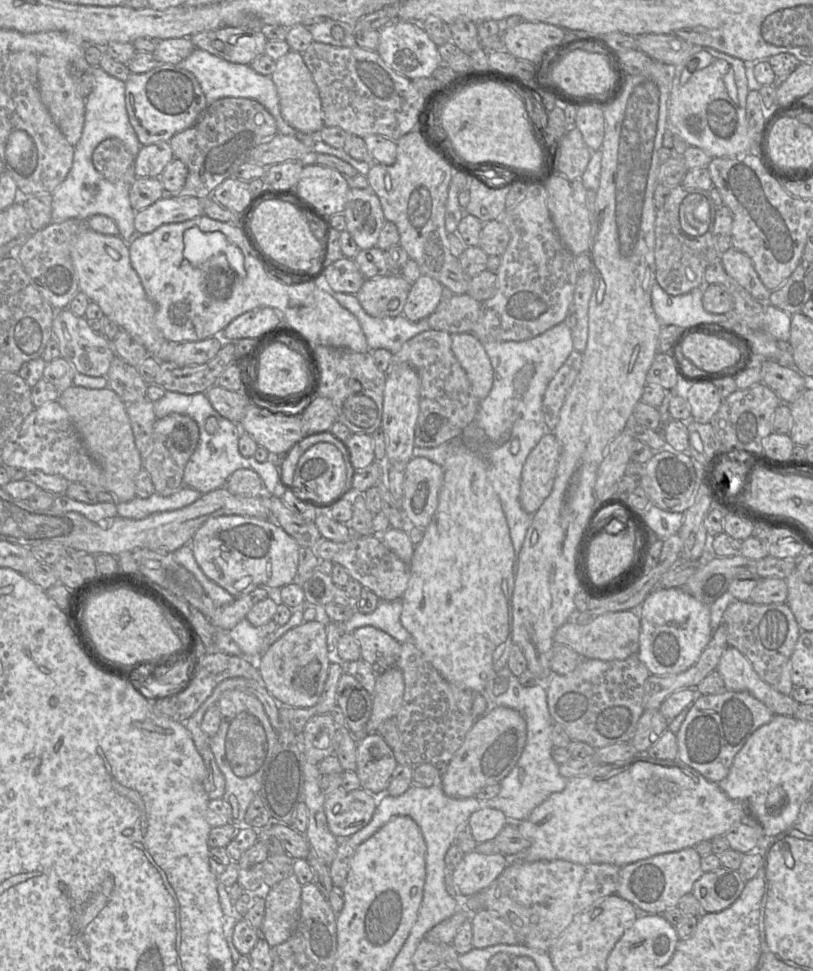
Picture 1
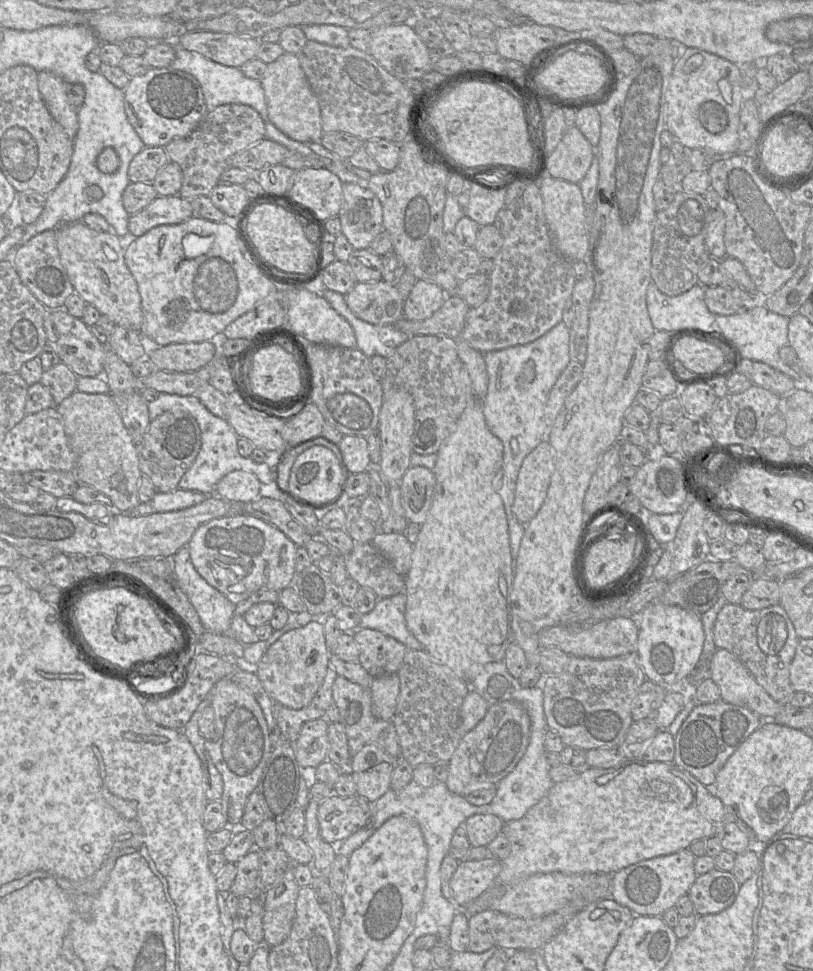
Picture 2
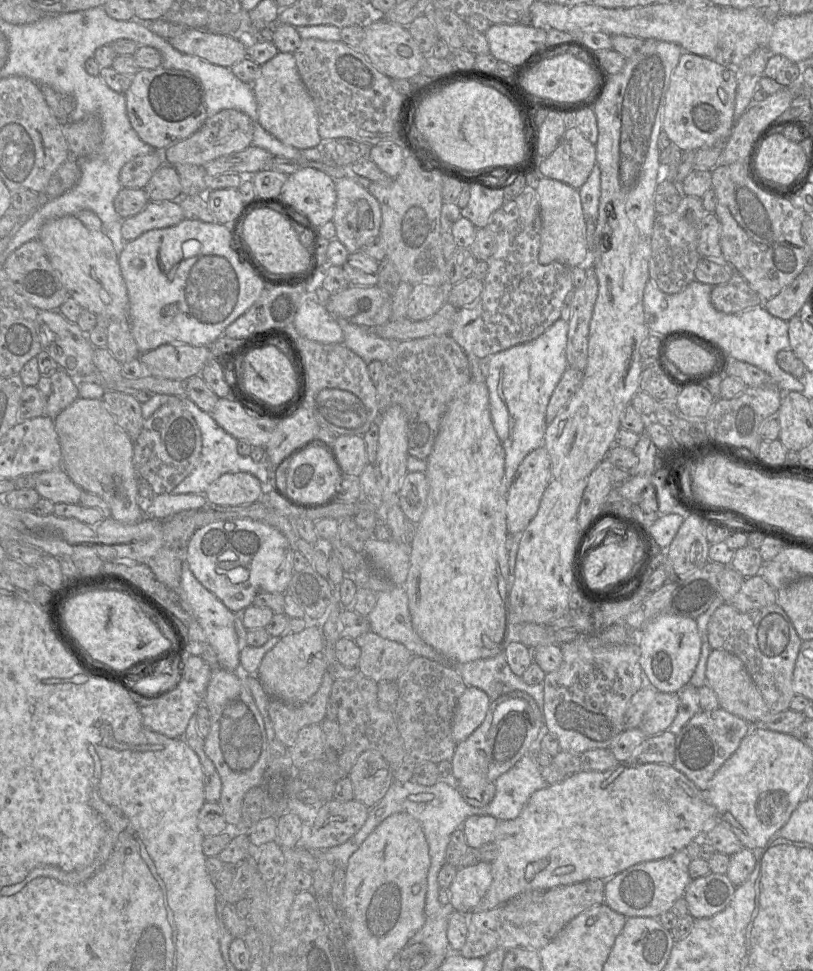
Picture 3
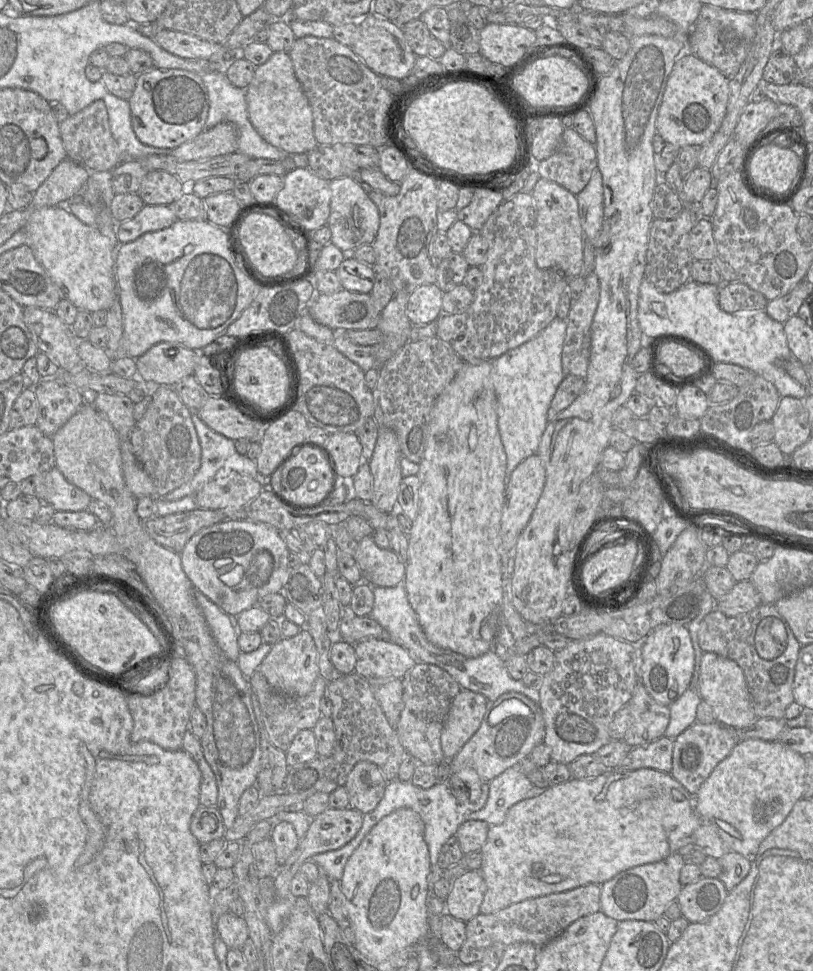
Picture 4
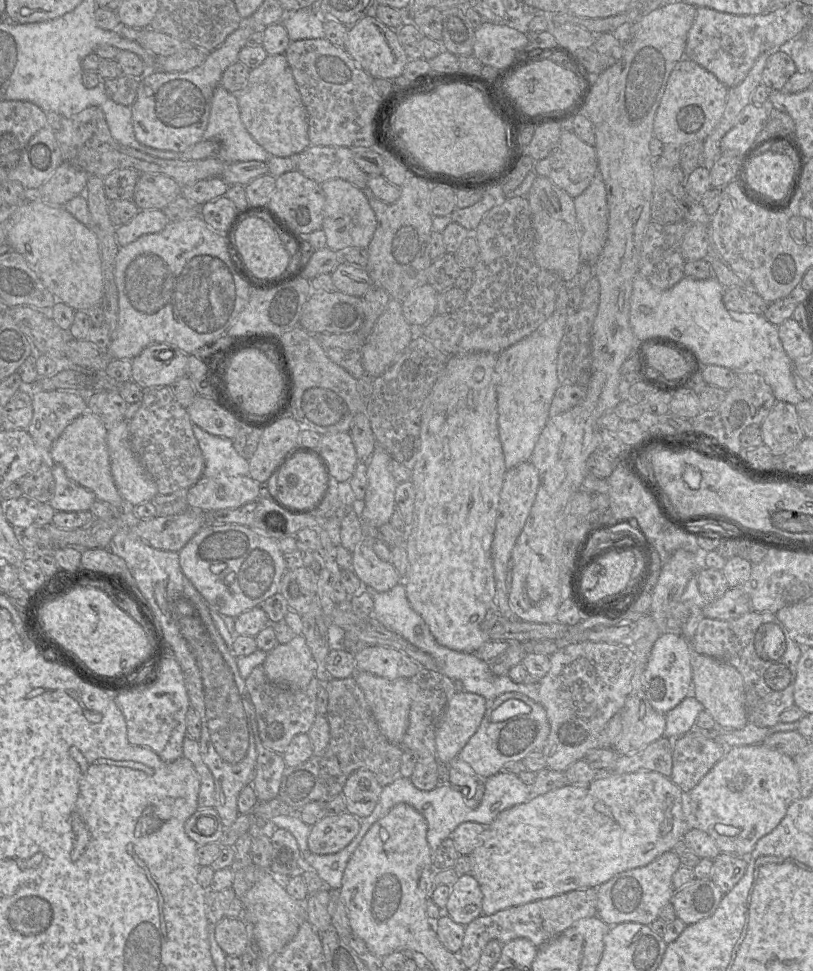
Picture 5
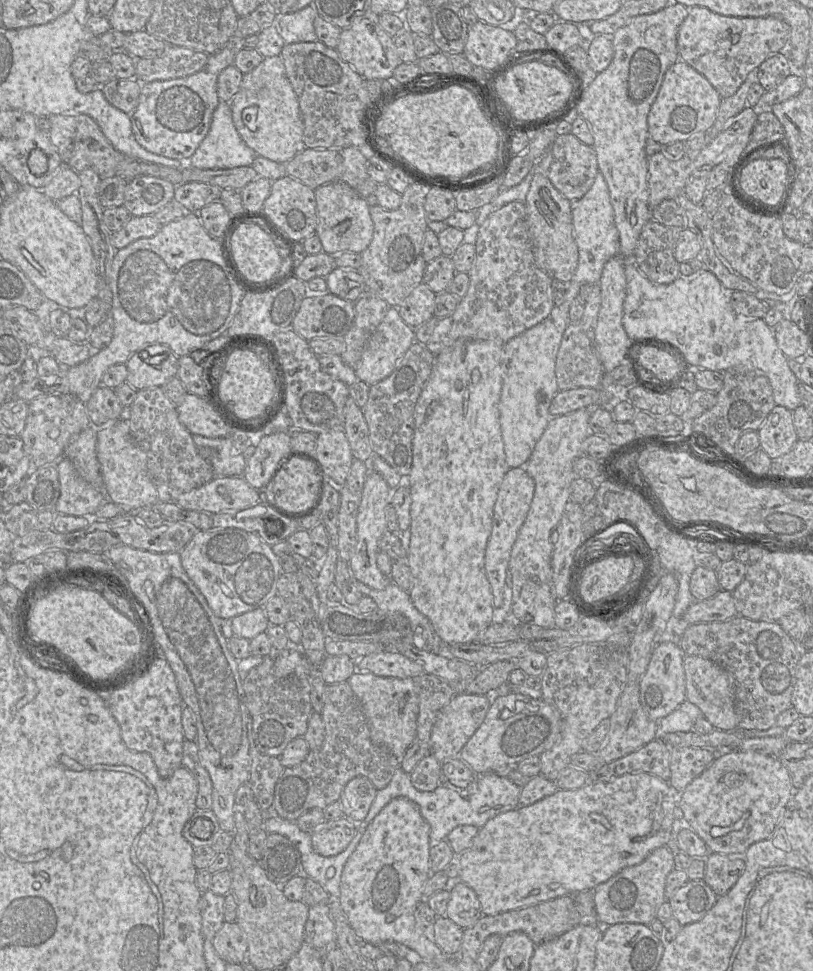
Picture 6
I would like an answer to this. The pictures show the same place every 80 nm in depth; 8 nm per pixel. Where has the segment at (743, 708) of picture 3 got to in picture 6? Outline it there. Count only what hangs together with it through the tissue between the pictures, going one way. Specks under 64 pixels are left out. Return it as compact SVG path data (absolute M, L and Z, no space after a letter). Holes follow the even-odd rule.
M685 655L686 699L696 705L715 729L735 731L738 727L734 709L735 680L733 675L717 663L694 655Z

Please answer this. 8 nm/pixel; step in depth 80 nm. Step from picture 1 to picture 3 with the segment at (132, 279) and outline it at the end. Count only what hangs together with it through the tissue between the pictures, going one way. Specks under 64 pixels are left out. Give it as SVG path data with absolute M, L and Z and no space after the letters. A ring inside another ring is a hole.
M67 215L44 223L38 238L42 243L53 268L59 273L60 281L68 297L72 297L83 309L110 318L128 318L129 298L122 277L119 257L111 239L103 230L87 228L76 215Z

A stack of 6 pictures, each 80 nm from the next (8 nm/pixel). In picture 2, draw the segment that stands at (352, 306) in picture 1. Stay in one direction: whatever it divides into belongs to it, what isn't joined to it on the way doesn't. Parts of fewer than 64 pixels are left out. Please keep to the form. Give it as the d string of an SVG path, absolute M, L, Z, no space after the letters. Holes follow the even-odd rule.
M324 289L321 294L349 322L355 332L357 348L369 358L374 355L389 358L410 337L394 324L375 325L358 318L348 307L345 295L339 292Z

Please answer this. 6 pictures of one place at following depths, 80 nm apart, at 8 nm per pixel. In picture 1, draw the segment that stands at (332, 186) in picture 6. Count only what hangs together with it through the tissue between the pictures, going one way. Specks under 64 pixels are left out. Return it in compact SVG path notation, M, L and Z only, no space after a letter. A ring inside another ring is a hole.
M350 188L343 215L346 229L360 250L376 247L387 220L379 198L370 188Z

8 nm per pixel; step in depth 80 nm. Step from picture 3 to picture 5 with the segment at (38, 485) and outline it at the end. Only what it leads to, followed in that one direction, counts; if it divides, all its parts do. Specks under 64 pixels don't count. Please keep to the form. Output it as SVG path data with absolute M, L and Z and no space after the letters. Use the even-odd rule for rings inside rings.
M54 464L52 474L55 480L55 491L49 504L55 511L88 511L97 500L91 490L69 479L62 465Z

